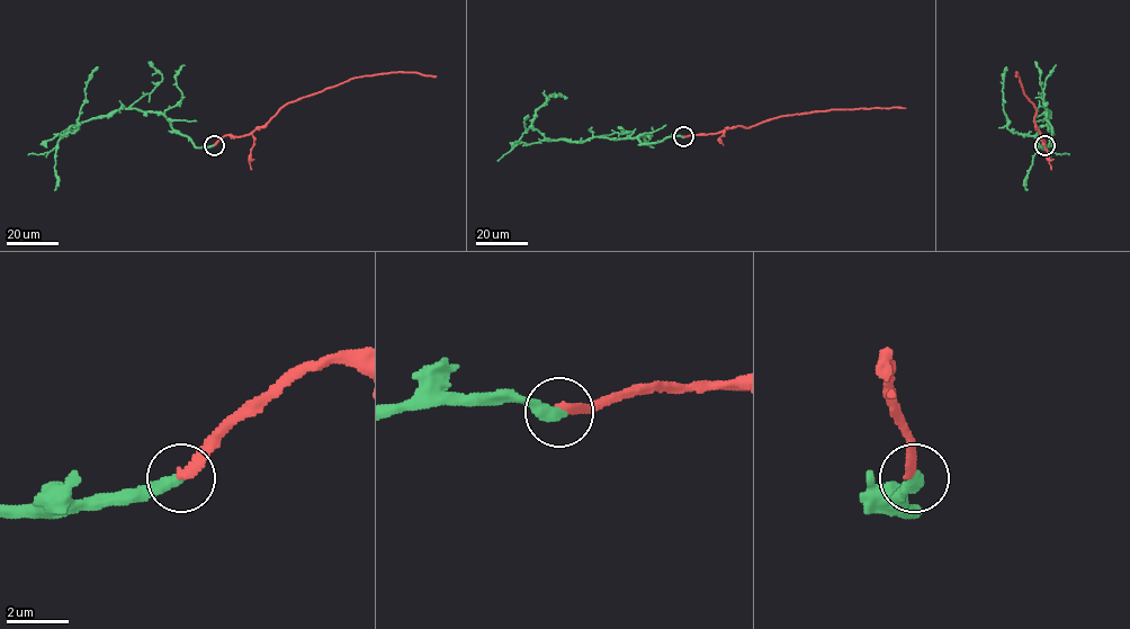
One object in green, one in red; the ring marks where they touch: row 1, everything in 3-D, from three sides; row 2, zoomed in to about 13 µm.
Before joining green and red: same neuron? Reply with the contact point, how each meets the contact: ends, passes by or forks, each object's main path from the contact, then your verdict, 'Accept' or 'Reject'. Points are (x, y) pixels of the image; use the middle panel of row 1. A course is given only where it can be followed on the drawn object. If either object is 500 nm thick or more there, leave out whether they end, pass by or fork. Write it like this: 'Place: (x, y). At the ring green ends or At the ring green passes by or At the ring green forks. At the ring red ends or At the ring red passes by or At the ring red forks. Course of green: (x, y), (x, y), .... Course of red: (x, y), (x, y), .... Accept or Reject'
Place: (683, 136). At the ring green ends. At the ring red ends. Course of green: (683, 137), (656, 143), (548, 140), (532, 126), (535, 111), (549, 96), (567, 98). Course of red: (683, 136), (719, 133), (737, 126), (751, 127), (783, 116), (905, 108). Reject

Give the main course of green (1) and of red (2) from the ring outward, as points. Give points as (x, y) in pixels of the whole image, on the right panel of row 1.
1: (1046, 145), (1051, 136), (1046, 108), (1048, 123), (1034, 135), (1012, 133), (1006, 127), (1002, 88), (1006, 66)
2: (1045, 145), (1034, 122), (1036, 108), (1024, 95), (1016, 75)

